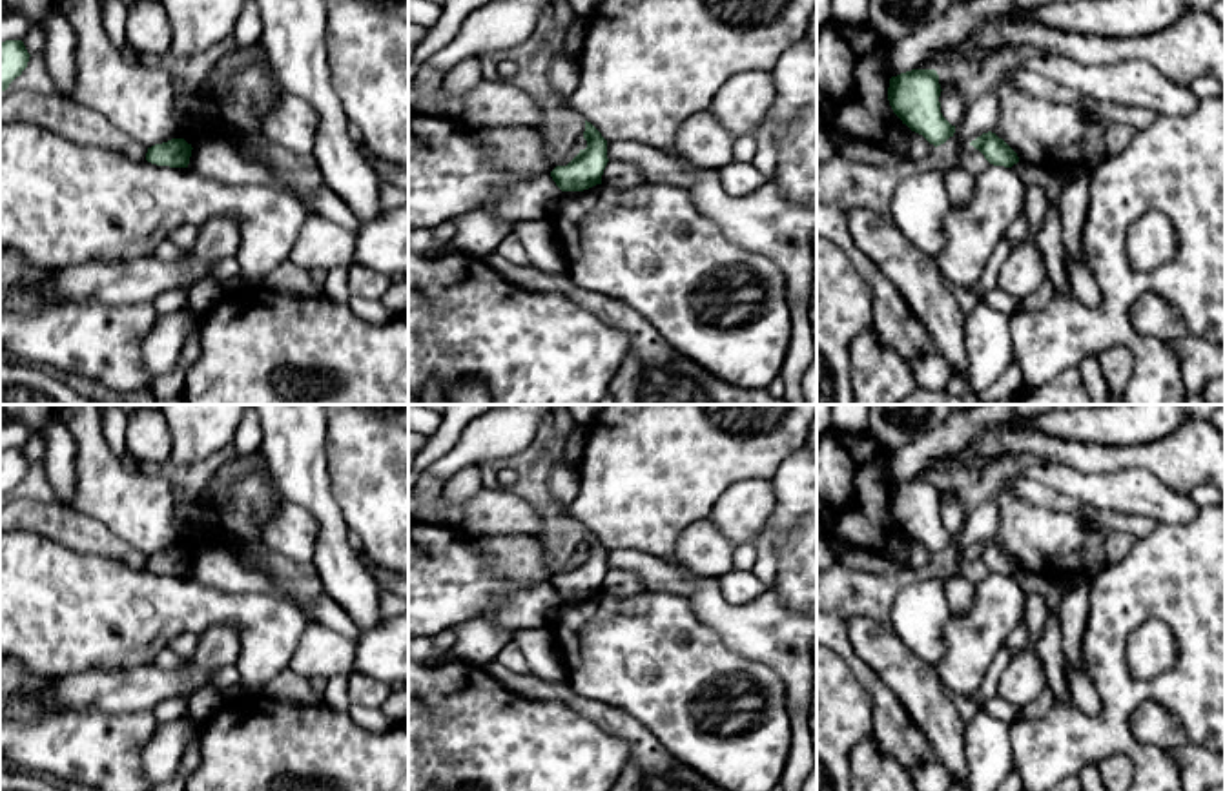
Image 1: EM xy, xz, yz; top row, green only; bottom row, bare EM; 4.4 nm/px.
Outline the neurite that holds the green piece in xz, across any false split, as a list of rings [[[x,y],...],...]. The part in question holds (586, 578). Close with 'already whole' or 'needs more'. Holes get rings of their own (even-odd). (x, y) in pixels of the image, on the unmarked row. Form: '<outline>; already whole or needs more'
[[[587,529],[583,547],[587,549],[587,556],[580,558],[567,574],[556,574],[551,580],[552,589],[561,600],[583,600],[602,592],[602,583],[609,570],[607,549]]]; already whole

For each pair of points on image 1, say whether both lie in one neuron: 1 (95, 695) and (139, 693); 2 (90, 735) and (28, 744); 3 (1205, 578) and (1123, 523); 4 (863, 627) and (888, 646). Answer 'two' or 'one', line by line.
1: one
2: one
3: two
4: one

